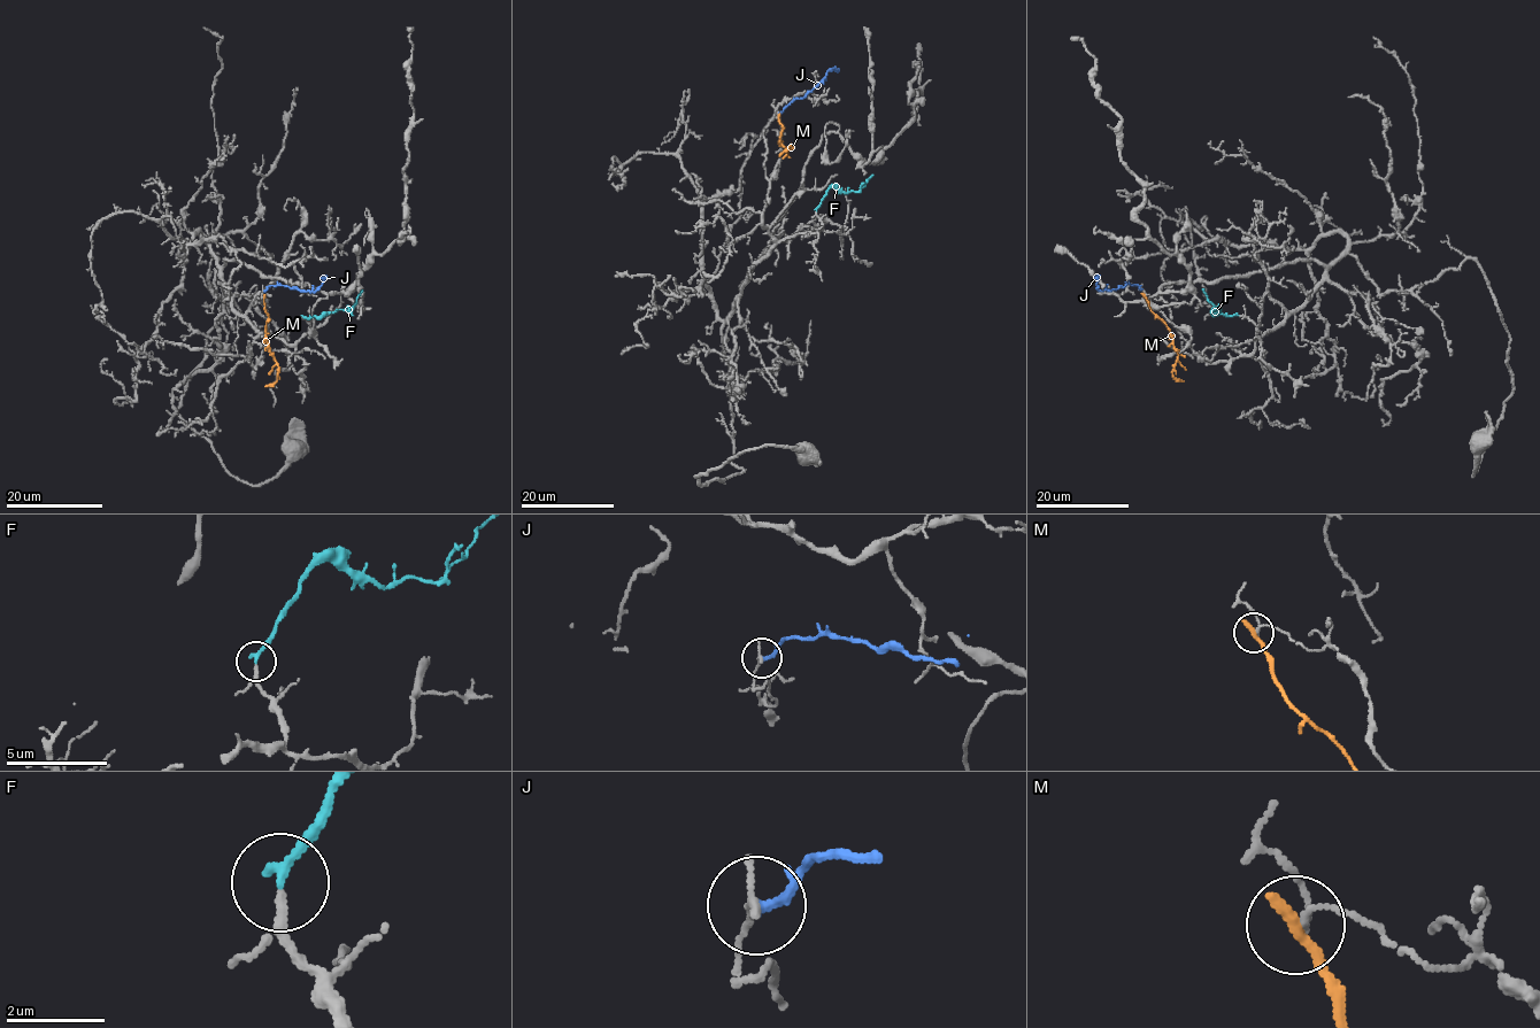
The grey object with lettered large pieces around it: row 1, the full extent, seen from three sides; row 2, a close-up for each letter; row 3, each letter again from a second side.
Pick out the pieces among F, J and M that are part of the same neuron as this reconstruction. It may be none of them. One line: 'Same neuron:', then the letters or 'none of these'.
Same neuron: F

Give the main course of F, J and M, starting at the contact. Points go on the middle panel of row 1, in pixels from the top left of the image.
F: (816, 209), (830, 186), (846, 192), (857, 191), (874, 175)
J: (778, 114), (811, 90), (828, 69), (838, 68)
M: (778, 117), (783, 128), (780, 143), (788, 151), (792, 148), (791, 145), (779, 156)

